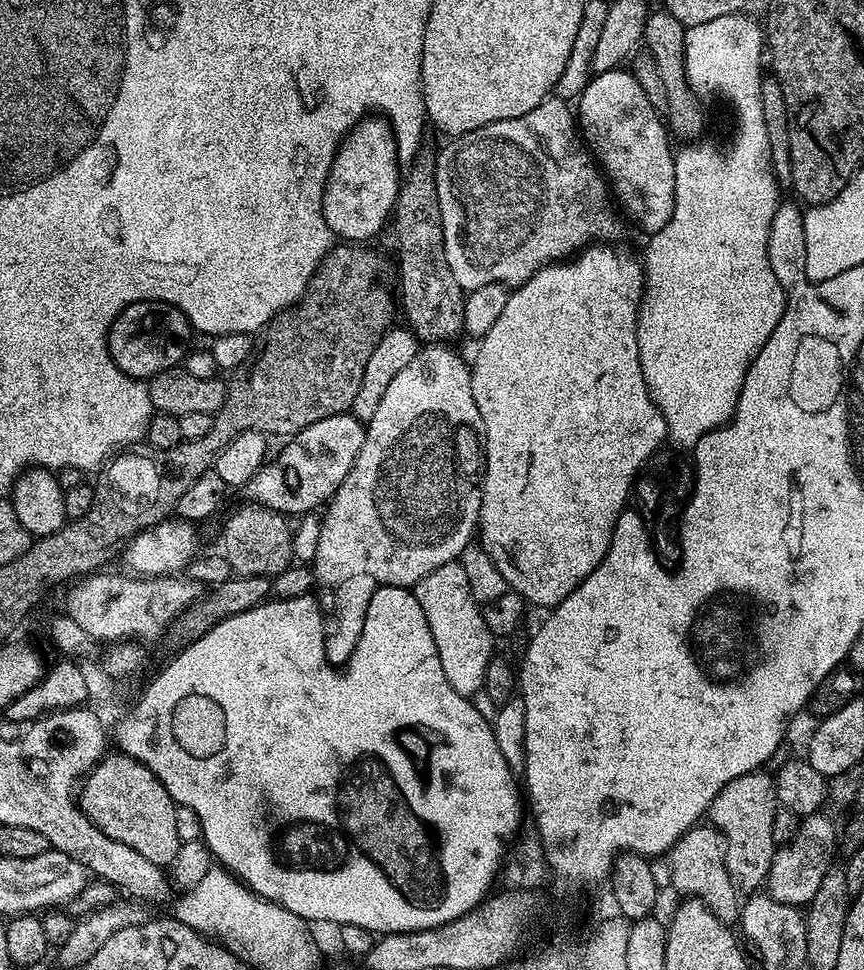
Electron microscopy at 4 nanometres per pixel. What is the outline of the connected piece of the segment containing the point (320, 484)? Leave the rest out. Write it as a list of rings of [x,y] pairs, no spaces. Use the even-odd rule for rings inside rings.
[[[348,412],[306,426],[258,470],[256,477],[246,486],[247,499],[292,518],[315,513],[319,504],[320,507],[327,505],[338,486],[342,486],[346,474],[350,474],[354,458],[358,458],[358,450],[362,450],[365,431],[365,421]]]

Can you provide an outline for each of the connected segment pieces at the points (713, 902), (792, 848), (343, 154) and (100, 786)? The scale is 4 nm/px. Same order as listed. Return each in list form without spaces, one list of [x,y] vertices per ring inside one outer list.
[[[697,826],[682,834],[682,838],[678,838],[671,852],[667,853],[666,863],[670,866],[672,875],[671,887],[677,888],[681,897],[700,900],[719,920],[732,926],[737,923],[742,896],[727,873],[724,845],[724,838],[716,828]]]
[[[824,815],[803,817],[798,834],[794,834],[790,842],[781,844],[775,849],[766,881],[767,895],[784,904],[797,906],[807,906],[814,898],[827,868],[834,863],[832,855],[837,855],[838,852],[837,825],[832,825],[831,818]]]
[[[372,114],[360,121],[360,123],[353,126],[352,131],[340,141],[340,148],[336,152],[336,157],[332,163],[332,169],[328,175],[328,181],[324,187],[322,194],[322,214],[326,218],[326,224],[330,226],[333,237],[342,239],[344,242],[368,242],[371,236],[376,236],[384,228],[384,223],[389,223],[390,217],[393,215],[396,206],[396,195],[400,193],[400,186],[402,183],[402,165],[396,159],[396,133],[392,131],[392,125],[388,123],[387,119],[381,118],[379,115]]]
[[[123,754],[105,755],[95,768],[83,777],[78,788],[78,803],[86,818],[110,834],[110,838],[126,842],[142,858],[168,866],[175,861],[182,843],[175,826],[178,805],[162,781],[142,762]]]

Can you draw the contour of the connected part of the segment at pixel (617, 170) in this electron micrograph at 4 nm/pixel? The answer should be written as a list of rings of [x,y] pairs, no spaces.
[[[623,67],[597,72],[579,95],[578,104],[583,143],[606,173],[619,207],[624,207],[645,228],[645,233],[662,230],[674,214],[676,201],[674,148],[668,145],[670,133],[661,113],[646,98],[646,90],[638,86],[638,78]]]

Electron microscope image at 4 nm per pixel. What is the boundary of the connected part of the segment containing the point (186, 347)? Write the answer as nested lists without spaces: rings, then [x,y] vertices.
[[[143,300],[126,306],[118,314],[118,318],[114,318],[114,322],[108,331],[108,353],[114,358],[118,370],[122,370],[135,380],[148,382],[160,372],[168,372],[171,368],[177,367],[188,355],[193,337],[194,329],[192,324],[186,318],[186,314],[182,314],[180,308],[175,308],[174,305],[161,300]]]

